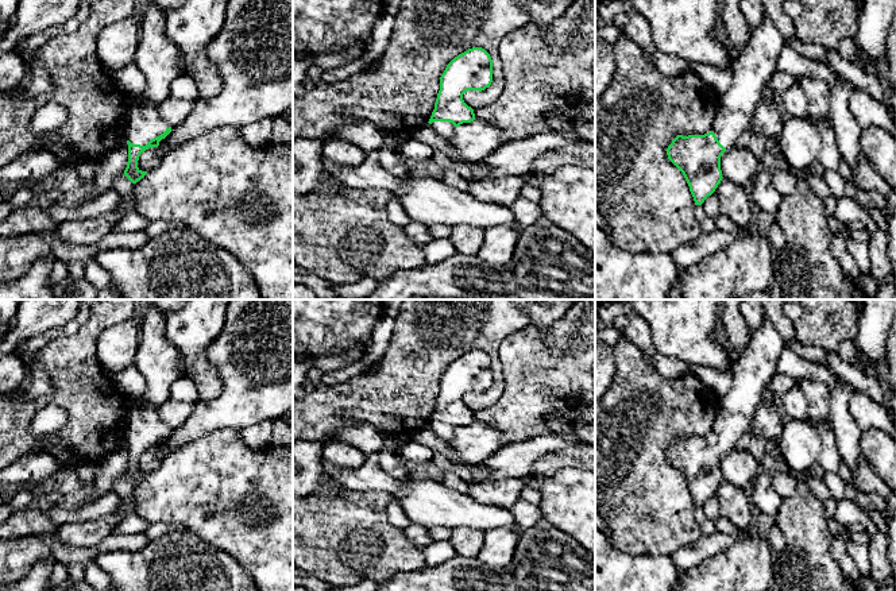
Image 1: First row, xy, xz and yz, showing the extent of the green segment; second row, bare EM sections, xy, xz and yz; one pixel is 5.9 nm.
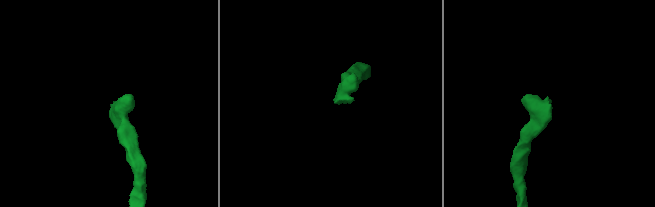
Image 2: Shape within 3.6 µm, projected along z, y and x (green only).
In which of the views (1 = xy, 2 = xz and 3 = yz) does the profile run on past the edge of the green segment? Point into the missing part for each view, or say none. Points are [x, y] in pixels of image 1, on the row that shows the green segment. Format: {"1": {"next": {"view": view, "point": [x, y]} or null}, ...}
{"1": {"next": {"view": "xy", "point": [145, 123]}}, "2": {"next": {"view": "xz", "point": [444, 128]}}, "3": {"next": {"view": "yz", "point": [753, 69]}}}

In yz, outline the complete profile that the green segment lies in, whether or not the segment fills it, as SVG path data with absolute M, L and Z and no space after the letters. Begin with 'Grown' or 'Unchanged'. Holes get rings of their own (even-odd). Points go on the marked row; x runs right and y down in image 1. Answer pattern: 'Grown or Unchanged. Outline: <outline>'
Grown. Outline: M765 12L750 31L750 40L738 57L733 69L733 82L727 92L719 96L719 112L712 130L704 135L677 135L667 148L668 159L683 173L695 205L702 205L722 181L721 157L734 142L749 132L757 107L762 104L762 88L768 85L777 66L777 58L784 47L784 36Z

